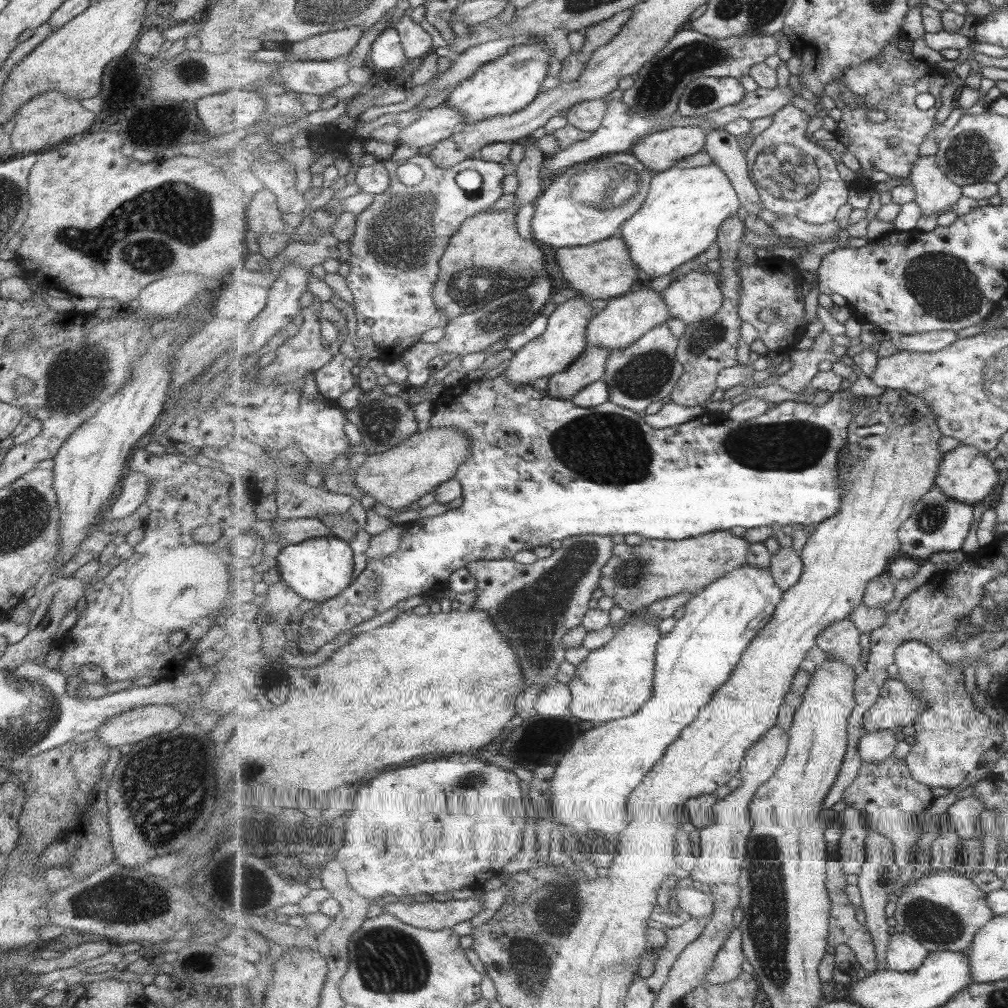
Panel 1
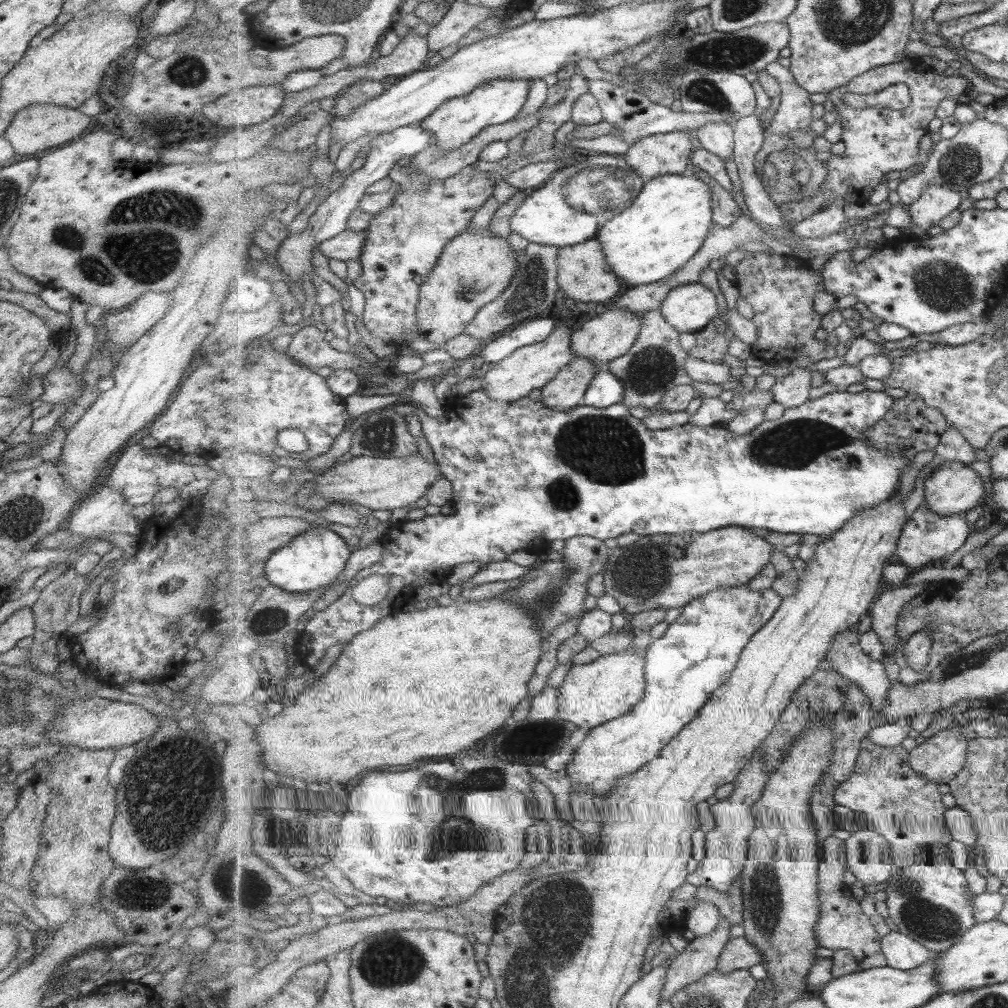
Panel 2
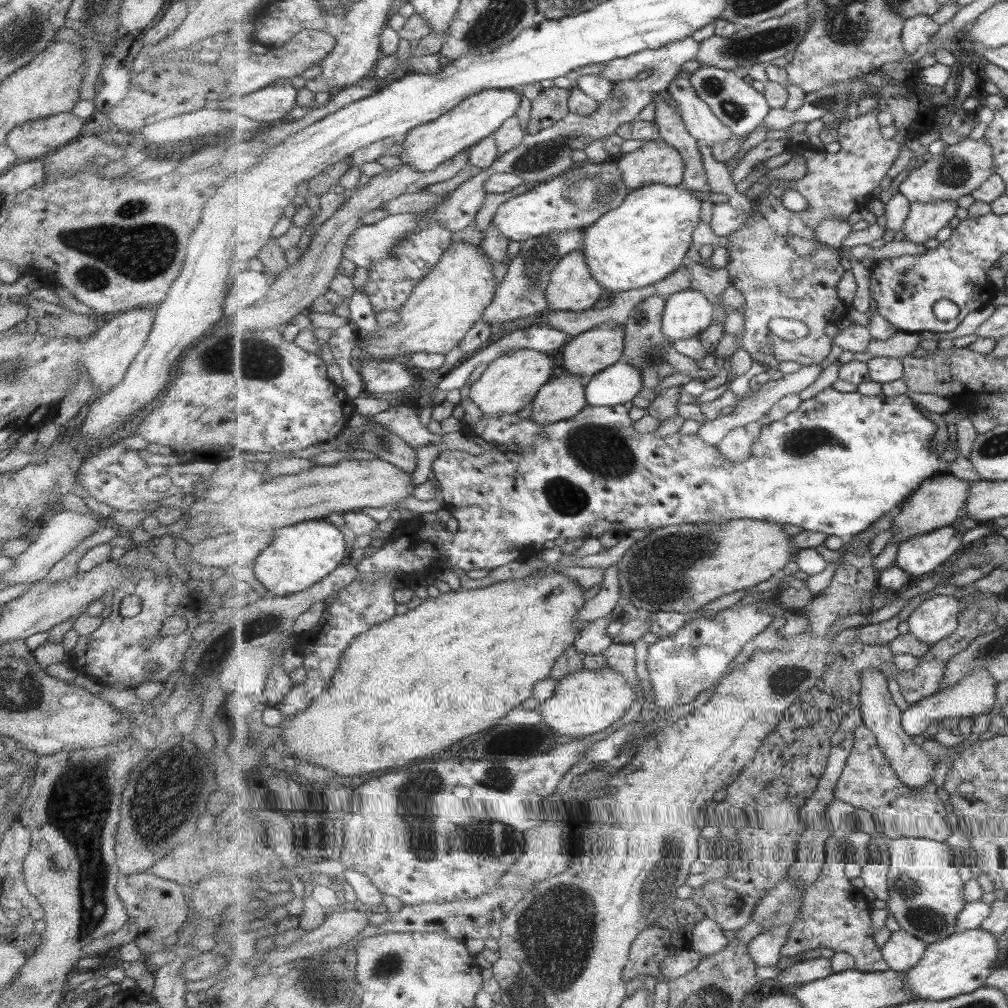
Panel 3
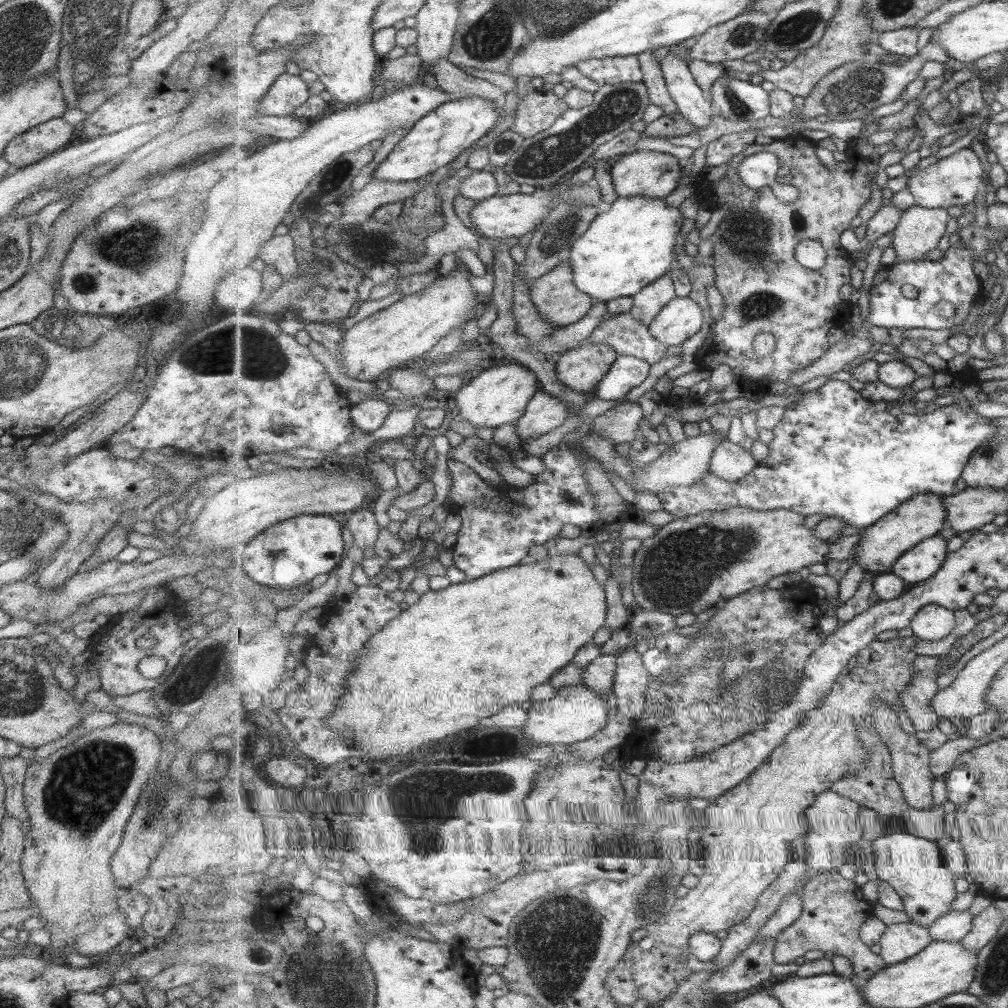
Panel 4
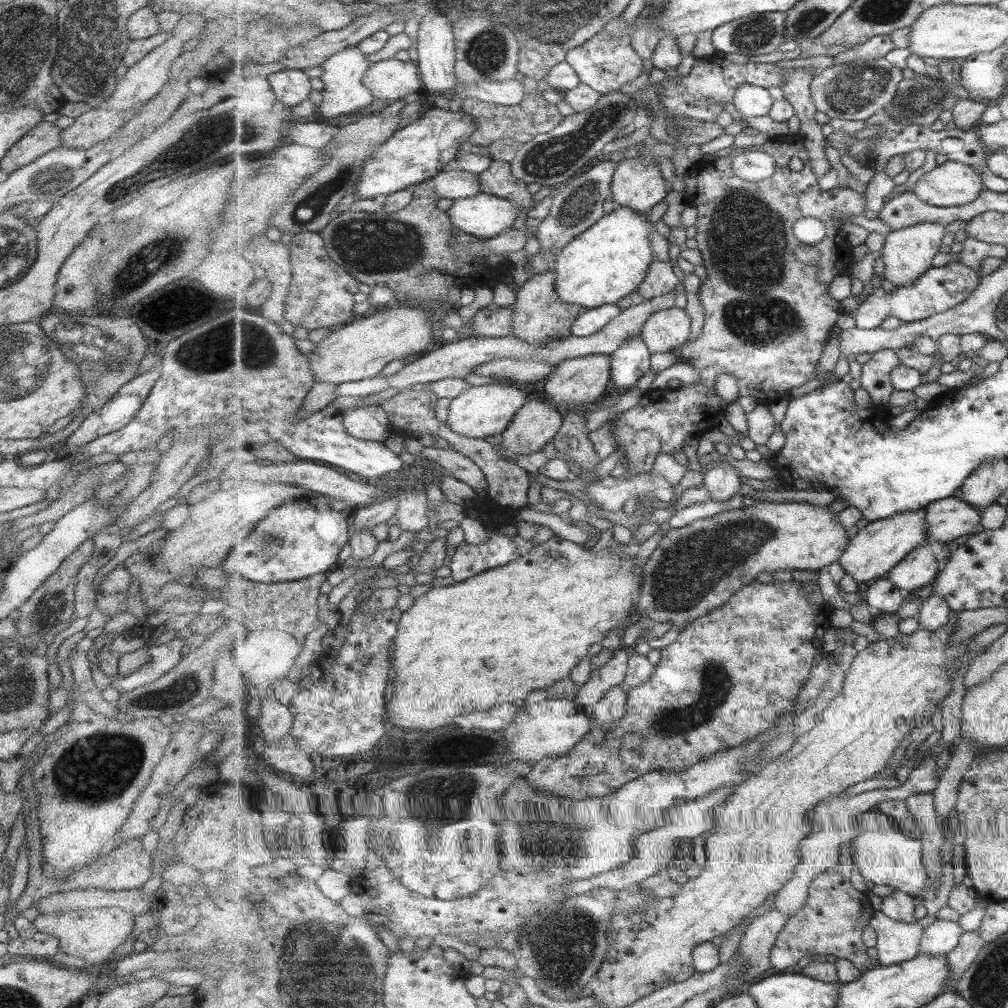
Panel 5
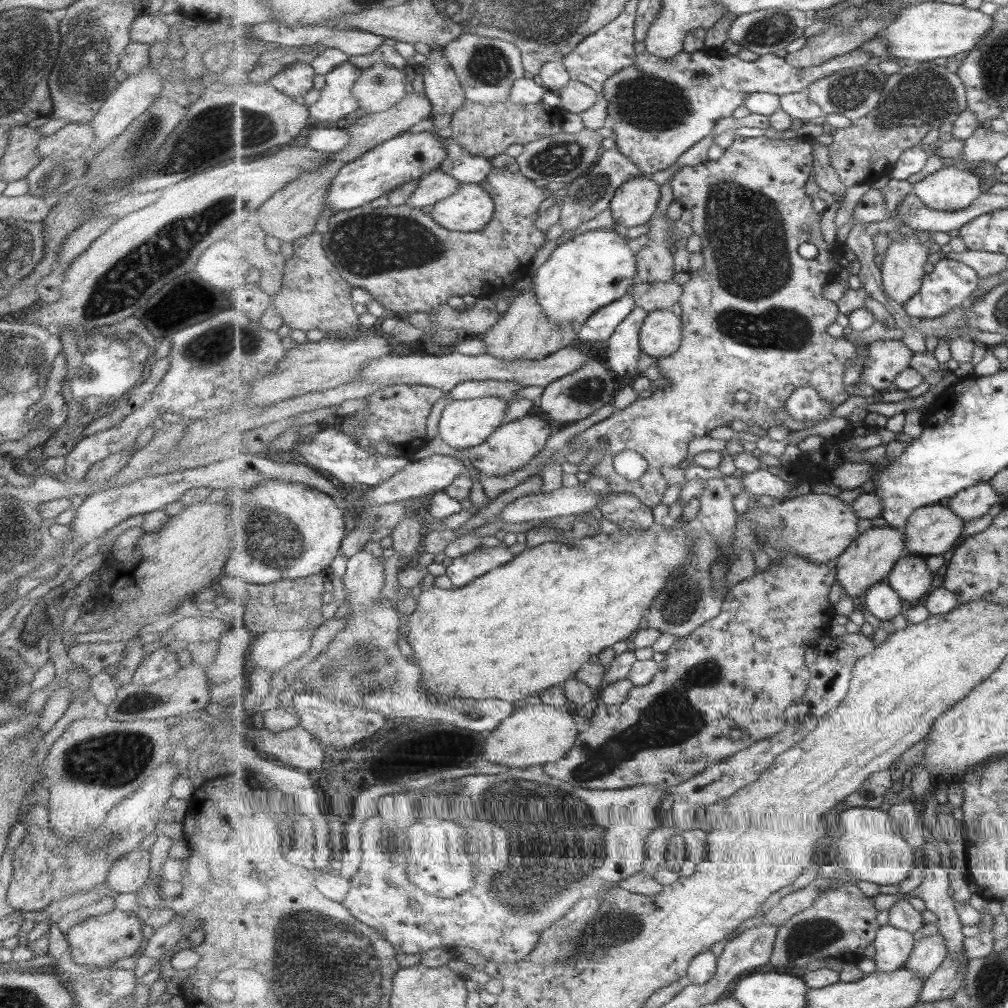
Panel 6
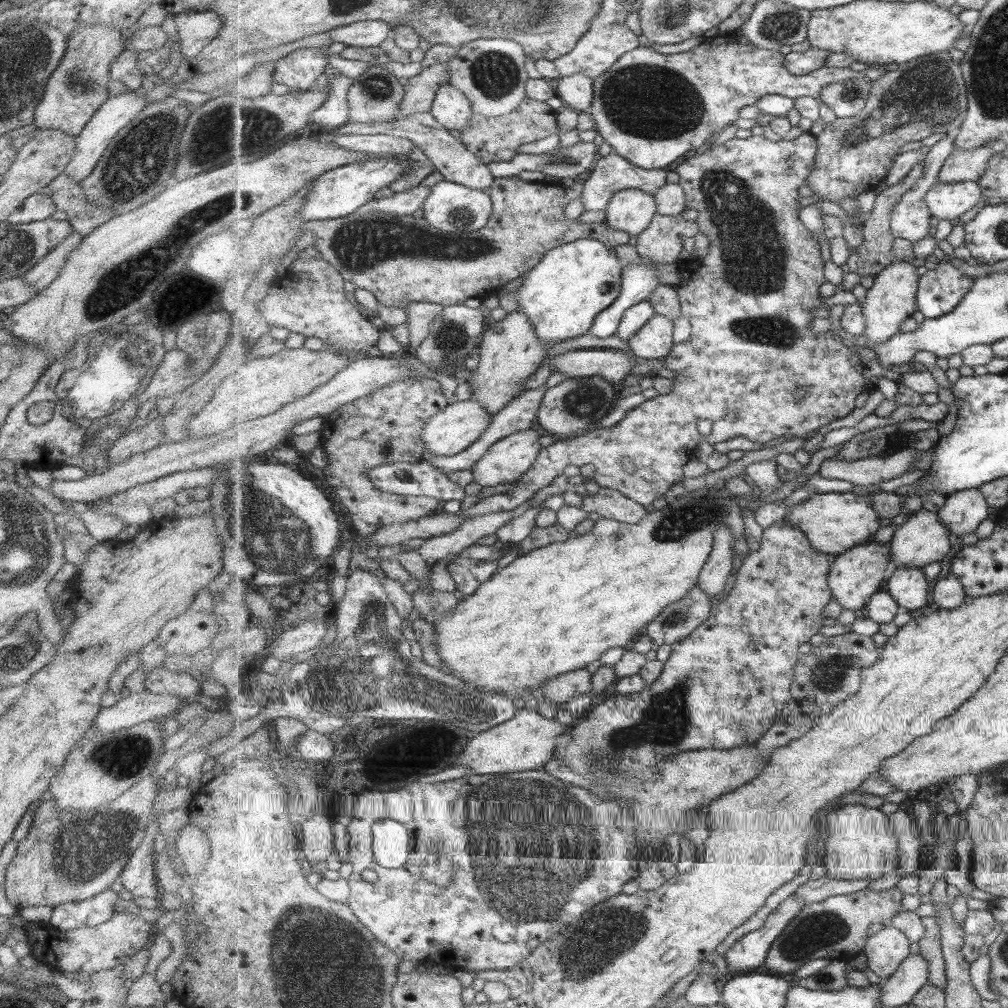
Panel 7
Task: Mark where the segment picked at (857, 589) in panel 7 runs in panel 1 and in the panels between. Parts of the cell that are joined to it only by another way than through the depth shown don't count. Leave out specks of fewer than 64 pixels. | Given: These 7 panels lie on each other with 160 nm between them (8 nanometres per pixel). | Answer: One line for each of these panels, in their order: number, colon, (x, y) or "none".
1: (966, 474)
2: (953, 487)
3: (938, 502)
4: (923, 516)
5: (875, 550)
6: (873, 555)

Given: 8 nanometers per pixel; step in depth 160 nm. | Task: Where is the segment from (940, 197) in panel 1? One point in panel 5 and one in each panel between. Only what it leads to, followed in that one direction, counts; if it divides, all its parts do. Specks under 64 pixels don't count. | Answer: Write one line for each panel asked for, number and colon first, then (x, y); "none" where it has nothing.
2: (936, 201)
3: (926, 219)
4: (920, 229)
5: (907, 254)

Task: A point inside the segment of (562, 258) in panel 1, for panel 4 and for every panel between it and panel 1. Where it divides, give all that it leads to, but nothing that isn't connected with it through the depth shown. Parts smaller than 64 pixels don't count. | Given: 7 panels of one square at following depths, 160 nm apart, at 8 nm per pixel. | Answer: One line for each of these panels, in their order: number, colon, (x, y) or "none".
2: (584, 274)
3: (573, 288)
4: (558, 299)

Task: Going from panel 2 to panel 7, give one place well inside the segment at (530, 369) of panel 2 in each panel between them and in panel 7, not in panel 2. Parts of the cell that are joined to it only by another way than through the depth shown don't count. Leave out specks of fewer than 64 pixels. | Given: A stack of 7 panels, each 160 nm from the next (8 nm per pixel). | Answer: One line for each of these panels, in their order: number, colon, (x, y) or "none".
3: (510, 382)
4: (500, 394)
5: (486, 410)
6: (464, 424)
7: (461, 424)

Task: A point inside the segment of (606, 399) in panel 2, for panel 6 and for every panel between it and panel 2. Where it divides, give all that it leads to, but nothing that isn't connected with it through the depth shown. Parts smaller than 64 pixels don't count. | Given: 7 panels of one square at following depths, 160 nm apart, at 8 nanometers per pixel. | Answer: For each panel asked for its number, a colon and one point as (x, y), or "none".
3: (619, 384)
4: (628, 372)
5: (631, 361)
6: (624, 348)

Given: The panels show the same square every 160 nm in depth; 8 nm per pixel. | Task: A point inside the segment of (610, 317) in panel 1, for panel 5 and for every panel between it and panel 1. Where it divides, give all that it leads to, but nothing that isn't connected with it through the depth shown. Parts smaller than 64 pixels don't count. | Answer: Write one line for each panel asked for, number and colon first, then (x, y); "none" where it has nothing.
2: (609, 334)
3: (588, 354)
4: (582, 368)
5: (579, 381)

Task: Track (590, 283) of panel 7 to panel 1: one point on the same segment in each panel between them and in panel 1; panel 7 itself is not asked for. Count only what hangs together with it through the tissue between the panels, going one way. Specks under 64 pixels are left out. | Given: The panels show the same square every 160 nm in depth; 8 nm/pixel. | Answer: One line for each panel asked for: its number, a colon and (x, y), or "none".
1: (686, 207)
2: (668, 224)
3: (645, 240)
4: (630, 244)
5: (610, 261)
6: (587, 273)

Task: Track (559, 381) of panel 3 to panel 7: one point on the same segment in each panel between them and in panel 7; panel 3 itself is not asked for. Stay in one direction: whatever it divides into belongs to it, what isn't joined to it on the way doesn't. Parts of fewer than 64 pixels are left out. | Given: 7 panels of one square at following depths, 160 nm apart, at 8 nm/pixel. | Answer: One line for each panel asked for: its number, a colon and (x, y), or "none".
4: (545, 412)
5: (538, 423)
6: (512, 447)
7: (508, 460)

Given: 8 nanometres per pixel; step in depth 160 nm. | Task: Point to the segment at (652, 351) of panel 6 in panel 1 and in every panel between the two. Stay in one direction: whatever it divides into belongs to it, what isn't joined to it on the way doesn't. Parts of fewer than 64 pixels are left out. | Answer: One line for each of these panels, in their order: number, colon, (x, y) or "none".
1: (697, 296)
2: (690, 308)
3: (688, 313)
4: (683, 317)
5: (666, 330)

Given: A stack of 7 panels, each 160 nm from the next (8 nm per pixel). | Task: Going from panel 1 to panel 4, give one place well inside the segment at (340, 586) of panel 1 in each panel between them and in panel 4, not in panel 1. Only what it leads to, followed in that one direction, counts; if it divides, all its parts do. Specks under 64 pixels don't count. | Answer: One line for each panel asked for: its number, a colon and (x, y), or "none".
2: (315, 559)
3: (300, 556)
4: (290, 554)

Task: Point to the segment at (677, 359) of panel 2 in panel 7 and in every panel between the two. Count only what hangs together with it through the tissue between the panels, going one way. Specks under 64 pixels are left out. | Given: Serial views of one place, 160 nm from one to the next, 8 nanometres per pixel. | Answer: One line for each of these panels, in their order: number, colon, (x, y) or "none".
3: (645, 336)
4: (648, 304)
5: (661, 280)
6: (655, 262)
7: (662, 243)

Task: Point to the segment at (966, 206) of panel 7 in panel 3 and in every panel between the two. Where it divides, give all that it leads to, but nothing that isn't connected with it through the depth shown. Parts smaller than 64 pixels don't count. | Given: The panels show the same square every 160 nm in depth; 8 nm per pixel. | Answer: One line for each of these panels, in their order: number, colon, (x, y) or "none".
3: (963, 166)
4: (954, 180)
5: (953, 183)
6: (949, 189)

